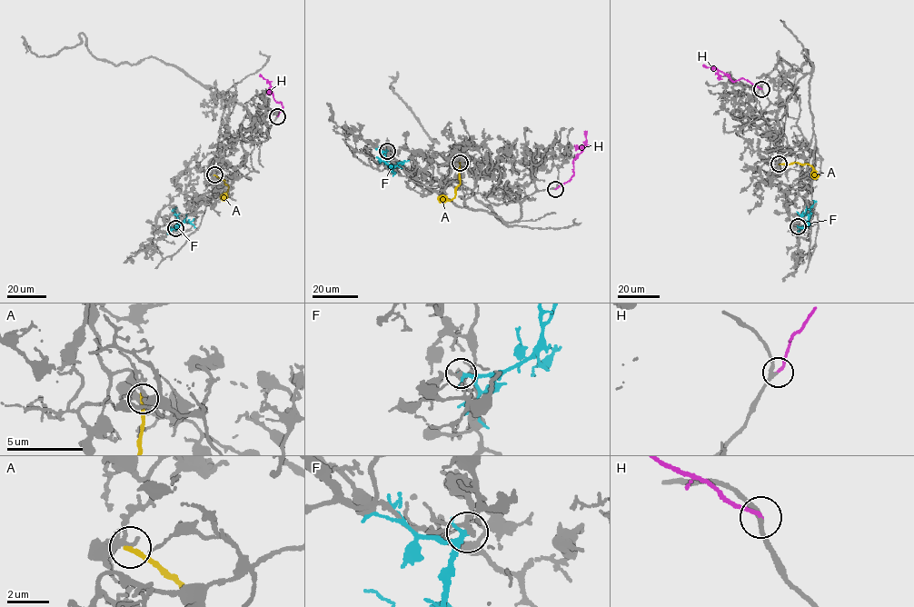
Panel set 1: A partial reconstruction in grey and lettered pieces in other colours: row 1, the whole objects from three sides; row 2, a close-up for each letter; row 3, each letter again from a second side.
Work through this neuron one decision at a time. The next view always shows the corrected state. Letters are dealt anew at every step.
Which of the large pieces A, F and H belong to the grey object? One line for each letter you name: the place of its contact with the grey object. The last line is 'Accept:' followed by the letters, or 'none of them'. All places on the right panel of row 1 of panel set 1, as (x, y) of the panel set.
H: contact (761, 89)
Accept: H

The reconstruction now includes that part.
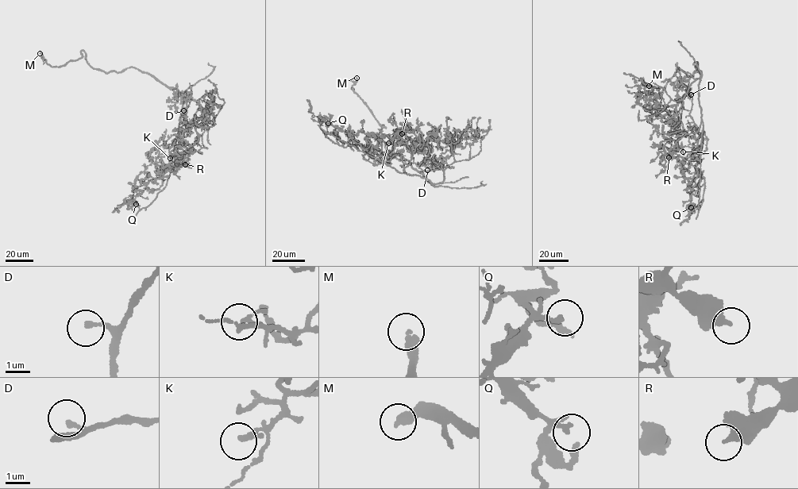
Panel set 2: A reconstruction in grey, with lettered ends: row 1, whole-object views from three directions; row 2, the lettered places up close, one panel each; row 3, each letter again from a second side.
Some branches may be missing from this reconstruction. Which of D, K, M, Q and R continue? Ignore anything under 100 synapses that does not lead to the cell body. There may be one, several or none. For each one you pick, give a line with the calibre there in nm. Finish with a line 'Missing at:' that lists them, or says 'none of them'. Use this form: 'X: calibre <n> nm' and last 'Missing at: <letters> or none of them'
D: calibre 190 nm
M: calibre 320 nm
Missing at: D, M

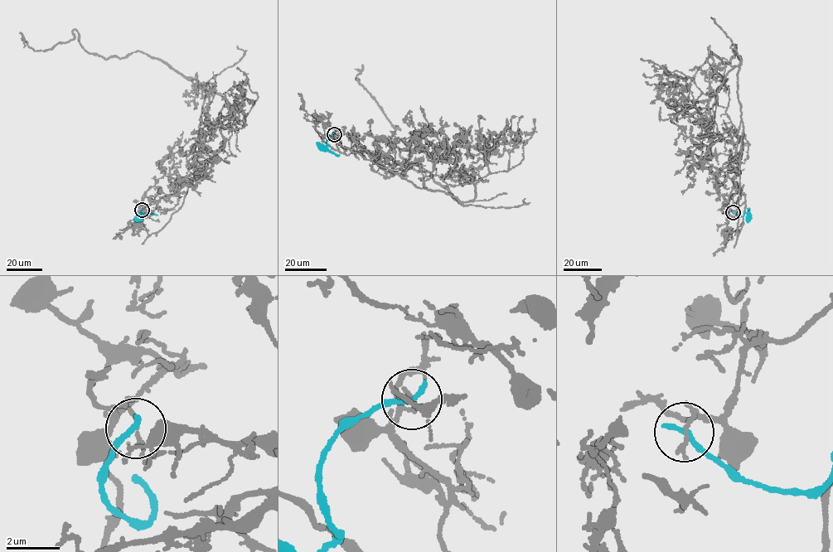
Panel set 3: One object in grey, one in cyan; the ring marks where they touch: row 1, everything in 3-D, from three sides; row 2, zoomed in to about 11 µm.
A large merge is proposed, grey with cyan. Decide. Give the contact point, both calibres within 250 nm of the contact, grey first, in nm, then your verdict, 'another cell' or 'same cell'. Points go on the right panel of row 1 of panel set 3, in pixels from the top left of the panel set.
place (733, 212); calibres 190 and 240 nm; another cell

